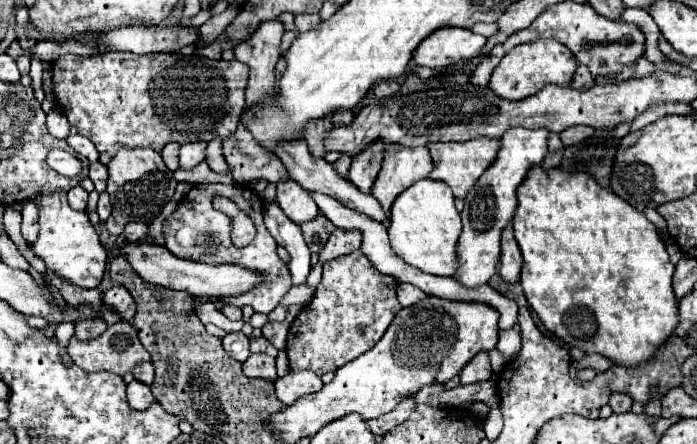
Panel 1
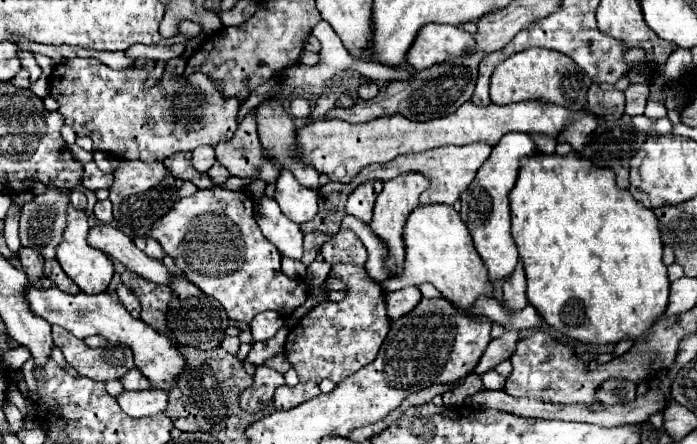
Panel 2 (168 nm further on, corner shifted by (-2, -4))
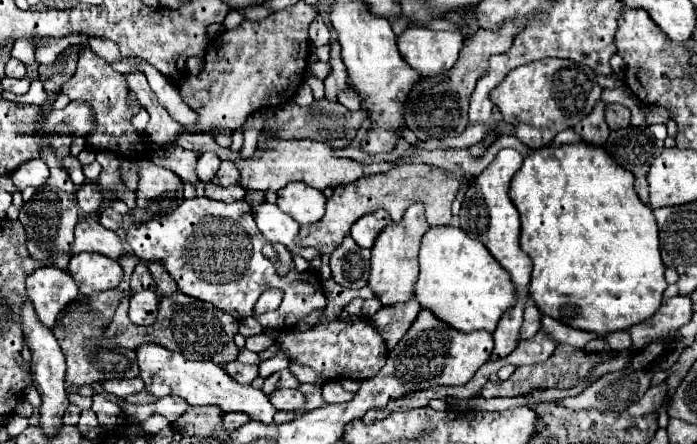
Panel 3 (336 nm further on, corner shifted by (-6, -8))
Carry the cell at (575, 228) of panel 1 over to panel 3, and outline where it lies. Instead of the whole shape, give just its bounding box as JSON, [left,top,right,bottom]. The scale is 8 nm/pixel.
[510,142,668,334]

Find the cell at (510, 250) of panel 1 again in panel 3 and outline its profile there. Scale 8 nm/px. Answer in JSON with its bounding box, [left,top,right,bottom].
[490,298,524,362]

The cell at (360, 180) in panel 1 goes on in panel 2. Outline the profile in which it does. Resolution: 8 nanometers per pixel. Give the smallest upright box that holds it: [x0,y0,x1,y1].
[346,180,382,222]

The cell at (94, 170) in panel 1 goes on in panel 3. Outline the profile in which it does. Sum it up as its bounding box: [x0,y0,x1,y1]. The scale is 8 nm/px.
[96,152,136,210]

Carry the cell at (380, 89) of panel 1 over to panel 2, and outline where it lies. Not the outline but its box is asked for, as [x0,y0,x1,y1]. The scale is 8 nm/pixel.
[358,82,380,100]

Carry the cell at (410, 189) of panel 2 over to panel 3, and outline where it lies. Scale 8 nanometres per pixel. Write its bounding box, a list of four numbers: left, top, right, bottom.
[370,204,428,306]

